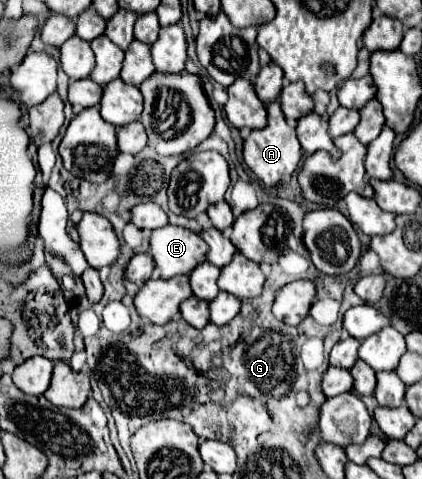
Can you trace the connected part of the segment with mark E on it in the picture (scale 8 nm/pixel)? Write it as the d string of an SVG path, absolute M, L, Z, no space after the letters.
M168 224L152 232L150 254L160 278L174 278L192 272L206 260L206 242L188 228Z

